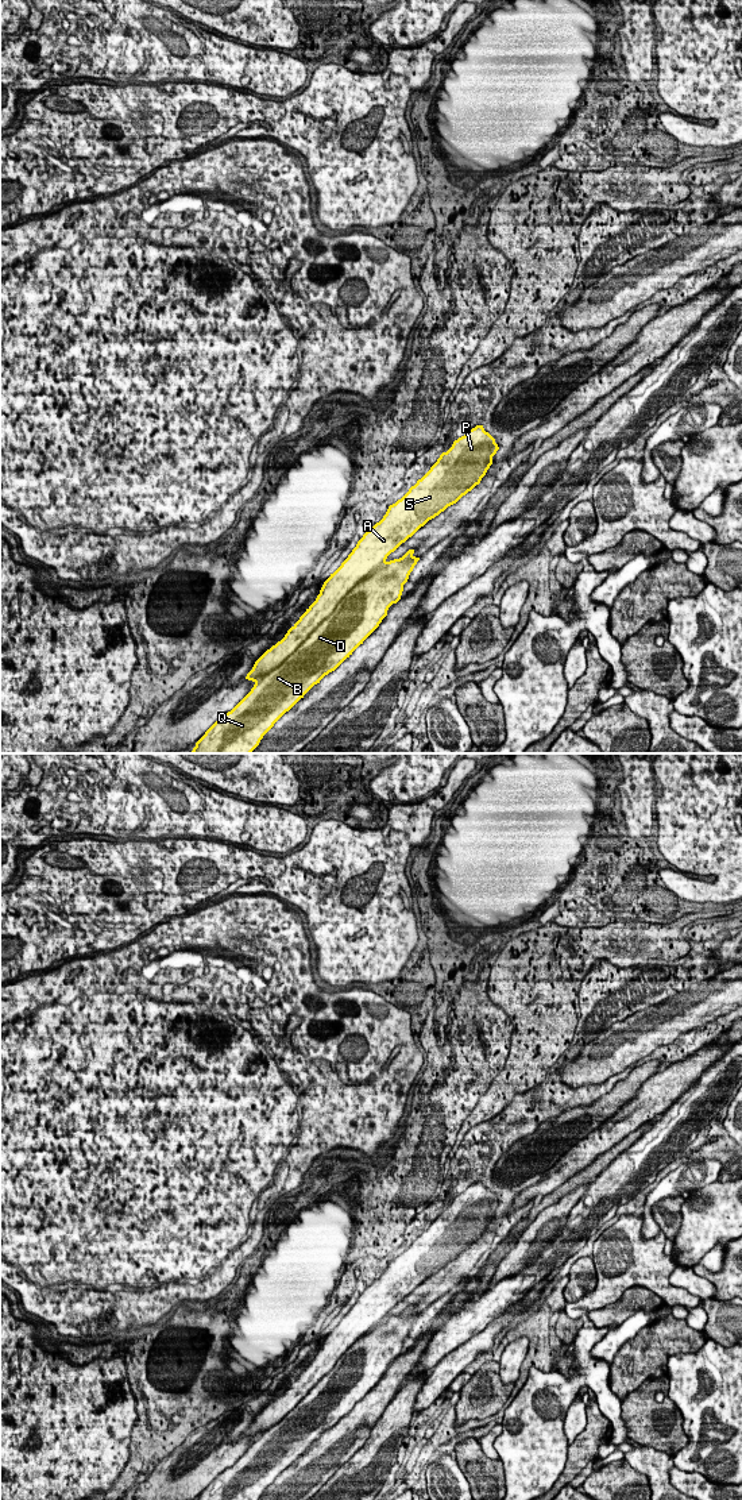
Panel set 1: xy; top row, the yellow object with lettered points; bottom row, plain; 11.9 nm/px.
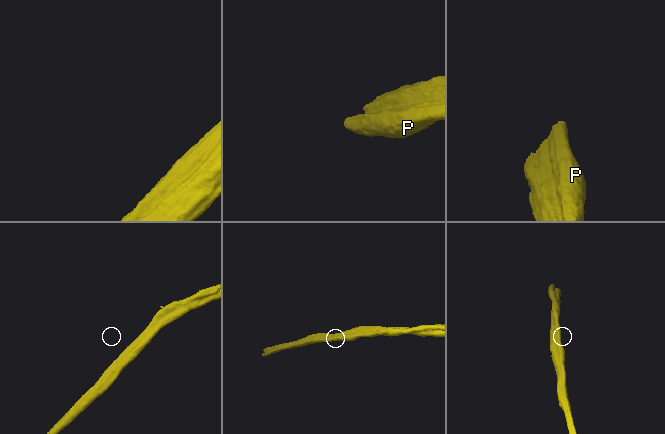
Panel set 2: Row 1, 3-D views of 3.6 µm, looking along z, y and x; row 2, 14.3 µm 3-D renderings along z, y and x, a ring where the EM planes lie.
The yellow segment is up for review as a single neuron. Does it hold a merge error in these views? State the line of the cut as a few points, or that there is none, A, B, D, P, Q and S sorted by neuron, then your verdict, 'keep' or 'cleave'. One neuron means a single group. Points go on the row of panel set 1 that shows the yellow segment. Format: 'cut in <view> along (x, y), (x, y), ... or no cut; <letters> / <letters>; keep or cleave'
cut in xy along (387, 563), (375, 573), (368, 573), (288, 656), (255, 682); A P S / B D Q; cleave

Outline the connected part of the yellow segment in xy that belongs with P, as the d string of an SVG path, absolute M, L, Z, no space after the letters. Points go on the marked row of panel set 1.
M483 425L455 440L430 470L363 535L348 558L324 582L316 601L285 637L255 662L246 679L256 682L277 668L363 578L386 568L391 552L479 485L498 450L495 439Z

